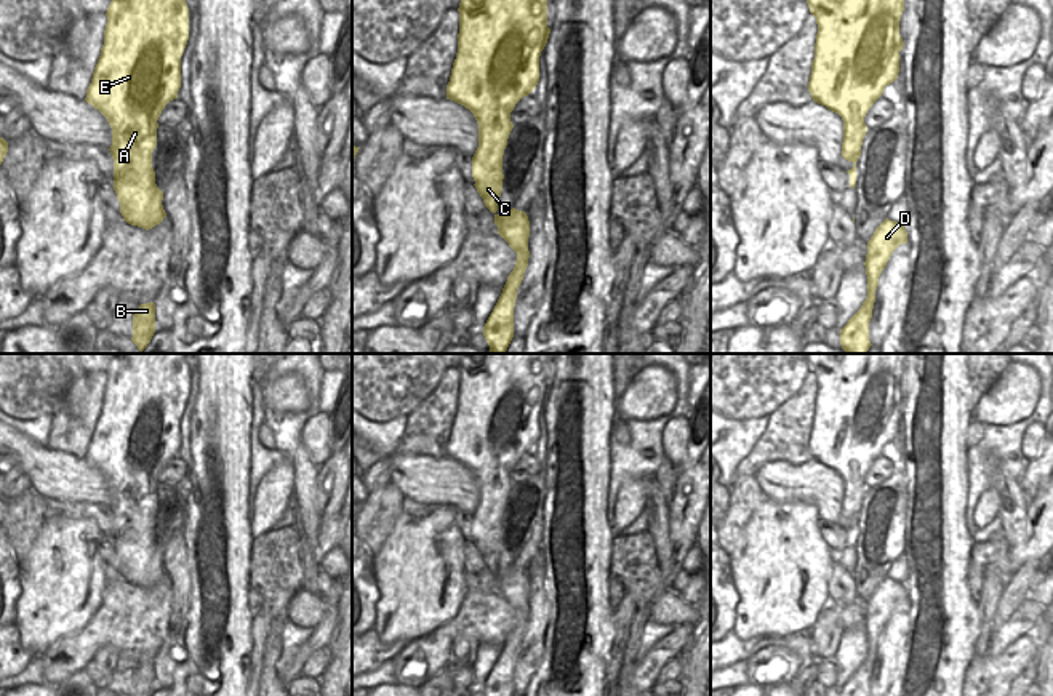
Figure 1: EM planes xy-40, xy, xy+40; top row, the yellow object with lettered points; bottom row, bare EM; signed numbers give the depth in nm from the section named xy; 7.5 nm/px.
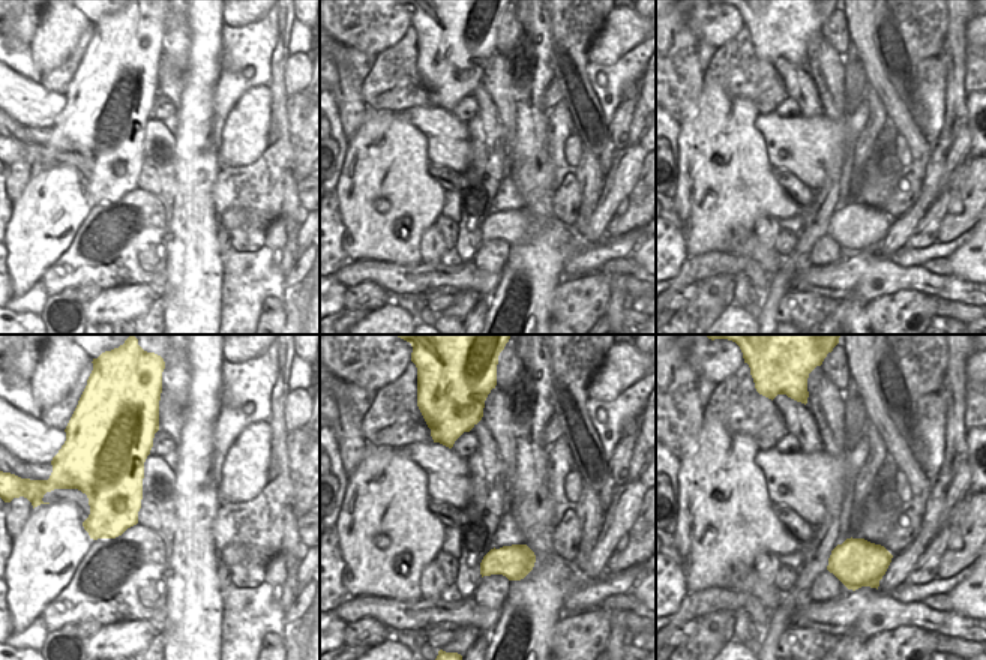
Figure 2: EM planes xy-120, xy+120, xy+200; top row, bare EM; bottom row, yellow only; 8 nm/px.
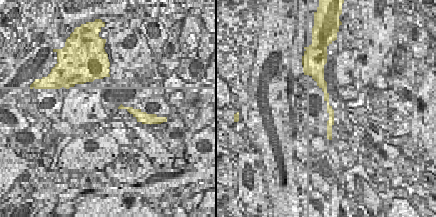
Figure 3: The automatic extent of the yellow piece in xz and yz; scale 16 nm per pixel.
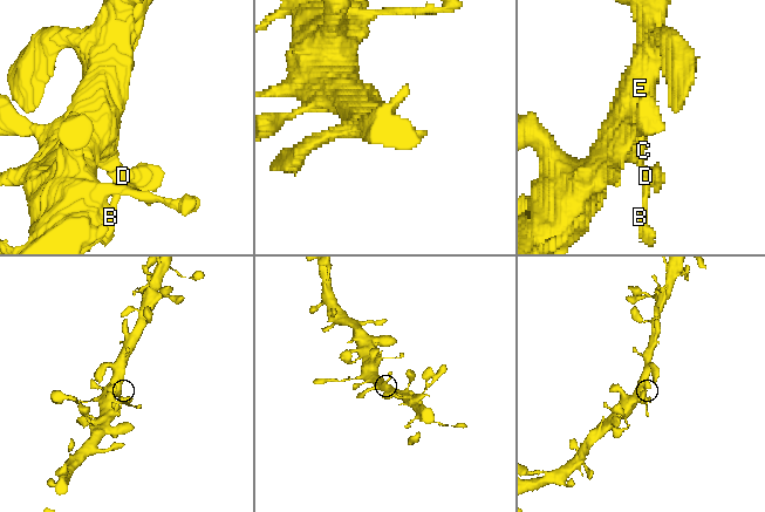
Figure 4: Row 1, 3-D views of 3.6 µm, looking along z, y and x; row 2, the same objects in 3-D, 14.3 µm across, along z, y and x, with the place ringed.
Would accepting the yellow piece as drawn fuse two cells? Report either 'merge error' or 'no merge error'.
no merge error

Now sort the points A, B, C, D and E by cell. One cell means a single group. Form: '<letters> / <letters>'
A B C D E

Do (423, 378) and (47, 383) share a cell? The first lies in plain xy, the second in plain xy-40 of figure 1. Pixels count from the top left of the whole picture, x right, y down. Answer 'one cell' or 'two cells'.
one cell

